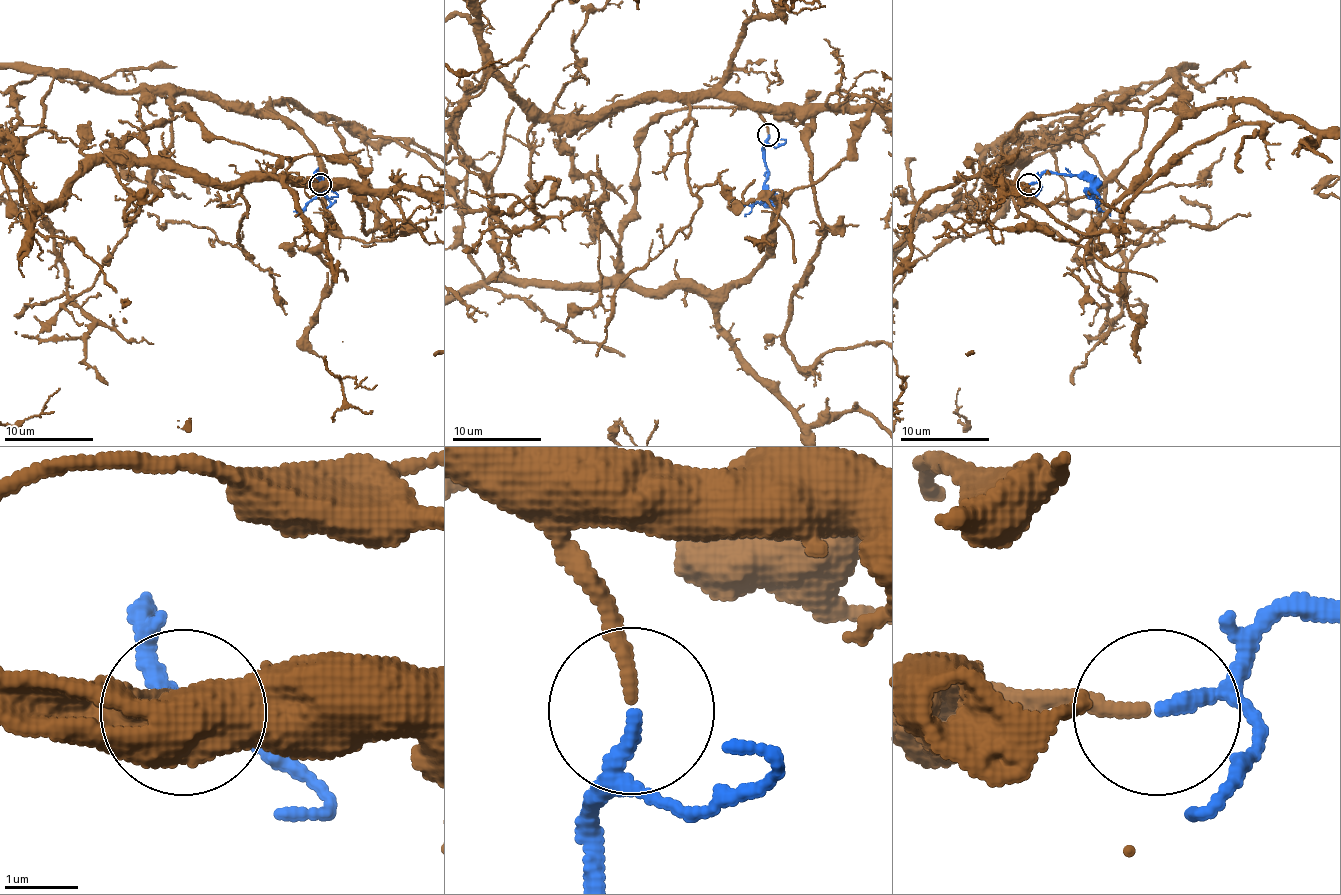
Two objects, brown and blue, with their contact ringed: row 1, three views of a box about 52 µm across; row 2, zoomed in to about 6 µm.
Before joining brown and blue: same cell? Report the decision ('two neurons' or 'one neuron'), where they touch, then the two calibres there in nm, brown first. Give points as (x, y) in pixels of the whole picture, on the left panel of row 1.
one neuron; at (320, 184); 180 nm thick on the brown side, 140 nm on the other

